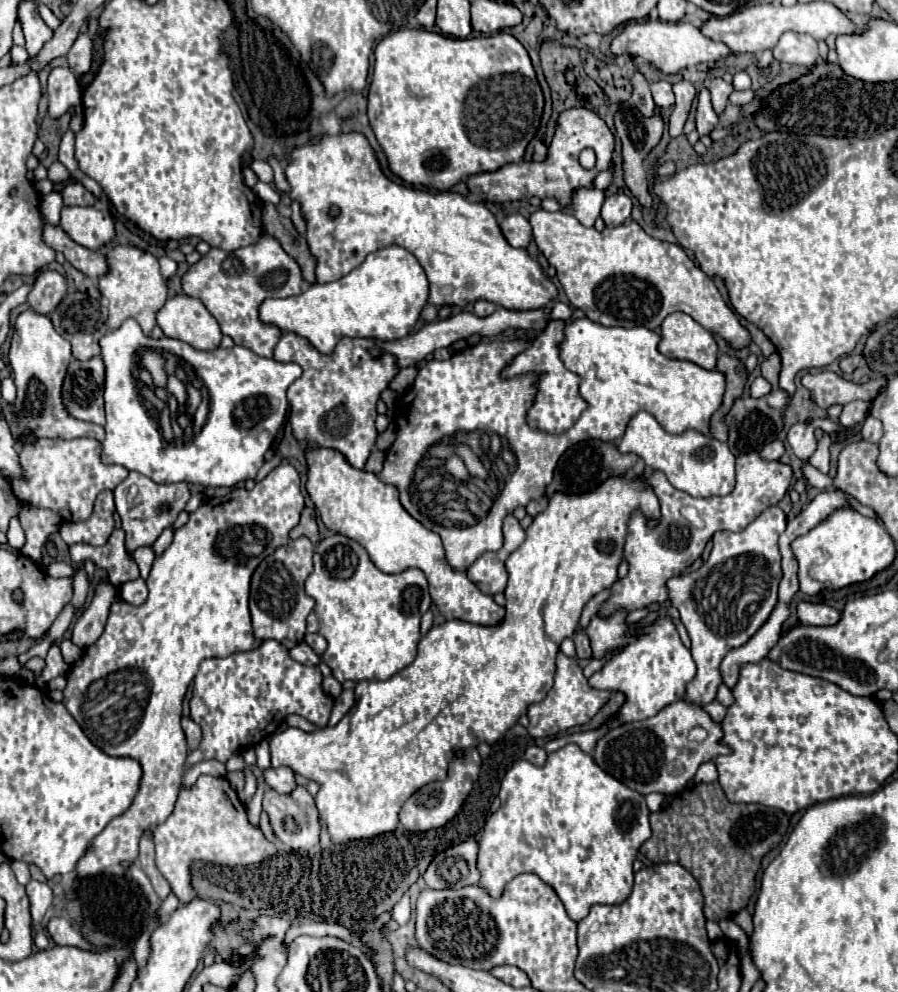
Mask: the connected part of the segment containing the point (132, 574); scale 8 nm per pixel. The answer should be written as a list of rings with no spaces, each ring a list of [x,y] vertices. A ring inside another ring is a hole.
[[[115,529],[103,547],[93,547],[85,543],[71,545],[71,561],[77,565],[85,565],[91,561],[95,567],[103,569],[113,587],[121,587],[127,581],[139,577],[137,563],[131,553],[125,549],[125,531]]]

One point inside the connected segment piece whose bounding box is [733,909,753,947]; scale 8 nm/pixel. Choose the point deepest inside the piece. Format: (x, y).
(743, 918)

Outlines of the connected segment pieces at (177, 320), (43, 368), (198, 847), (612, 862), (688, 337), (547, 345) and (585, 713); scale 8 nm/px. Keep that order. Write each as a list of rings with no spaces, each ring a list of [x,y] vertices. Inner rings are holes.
[[[189,295],[167,299],[157,313],[157,325],[165,337],[181,339],[197,349],[217,349],[223,339],[215,317],[199,299]]]
[[[25,309],[17,321],[11,335],[9,365],[13,369],[13,379],[17,385],[15,413],[19,427],[23,431],[33,431],[35,437],[55,437],[55,439],[77,439],[91,437],[97,441],[105,439],[105,429],[95,423],[83,423],[67,415],[61,403],[61,385],[71,361],[71,345],[55,329],[47,315]]]
[[[201,775],[191,789],[181,789],[169,819],[155,827],[157,867],[171,883],[173,893],[181,903],[195,895],[189,887],[189,867],[195,859],[217,865],[247,865],[263,861],[277,853],[277,845],[267,841],[259,827],[247,819],[245,805],[225,777]]]
[[[569,743],[569,745],[565,745],[563,749],[551,753],[551,755],[547,757],[547,763],[545,763],[543,767],[535,767],[535,765],[531,765],[529,761],[519,759],[519,761],[513,763],[513,767],[505,773],[505,777],[503,777],[503,781],[501,781],[501,789],[499,789],[499,799],[501,799],[501,807],[485,821],[483,835],[481,835],[481,839],[479,839],[479,861],[477,861],[479,871],[481,871],[479,885],[481,885],[483,889],[487,889],[493,897],[499,897],[501,891],[503,891],[503,887],[505,887],[515,875],[525,873],[525,871],[537,873],[547,885],[551,885],[551,887],[555,889],[555,893],[559,895],[559,899],[563,901],[569,917],[575,919],[575,921],[581,921],[581,919],[589,913],[589,907],[591,907],[593,903],[617,905],[617,903],[621,903],[621,901],[625,901],[625,899],[629,897],[631,885],[633,885],[633,861],[635,861],[635,855],[637,855],[641,843],[645,843],[645,841],[649,839],[649,835],[651,835],[651,825],[649,825],[649,815],[651,815],[651,811],[647,809],[645,797],[643,797],[641,793],[625,787],[621,781],[613,779],[613,775],[605,773],[589,753],[581,751],[581,747],[577,747],[575,743]]]
[[[681,311],[665,317],[659,351],[665,357],[693,361],[705,369],[715,369],[717,365],[717,341],[713,333]]]
[[[553,319],[549,325],[537,333],[533,339],[529,339],[529,347],[515,355],[507,367],[501,371],[501,379],[511,379],[511,377],[521,377],[527,373],[535,373],[535,399],[527,411],[527,425],[545,433],[565,433],[577,419],[579,415],[589,407],[587,401],[579,395],[579,375],[571,373],[565,369],[565,365],[559,359],[559,347],[565,341],[565,321]]]
[[[559,653],[553,687],[549,689],[549,693],[543,701],[529,705],[527,715],[529,715],[531,723],[529,723],[527,731],[531,737],[549,737],[549,735],[555,735],[559,731],[583,725],[589,719],[593,719],[593,715],[605,705],[609,695],[611,695],[609,691],[597,691],[597,689],[589,687],[587,679],[583,677],[581,667],[577,665],[577,659],[571,659],[571,657],[565,657],[563,653]]]

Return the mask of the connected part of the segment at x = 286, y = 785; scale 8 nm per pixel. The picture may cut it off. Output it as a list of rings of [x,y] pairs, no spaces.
[[[277,767],[277,769],[267,769],[265,773],[263,773],[263,777],[265,777],[265,783],[271,787],[271,789],[275,789],[277,793],[289,793],[289,791],[293,791],[295,787],[297,787],[297,783],[295,783],[295,773],[289,769],[289,767]]]

